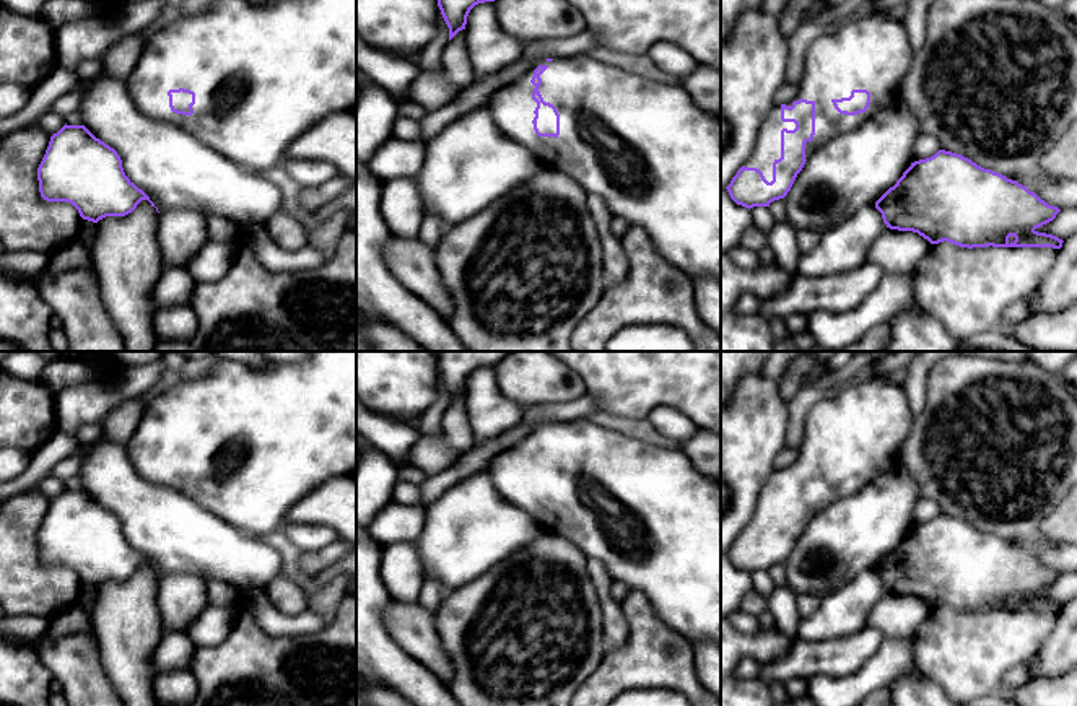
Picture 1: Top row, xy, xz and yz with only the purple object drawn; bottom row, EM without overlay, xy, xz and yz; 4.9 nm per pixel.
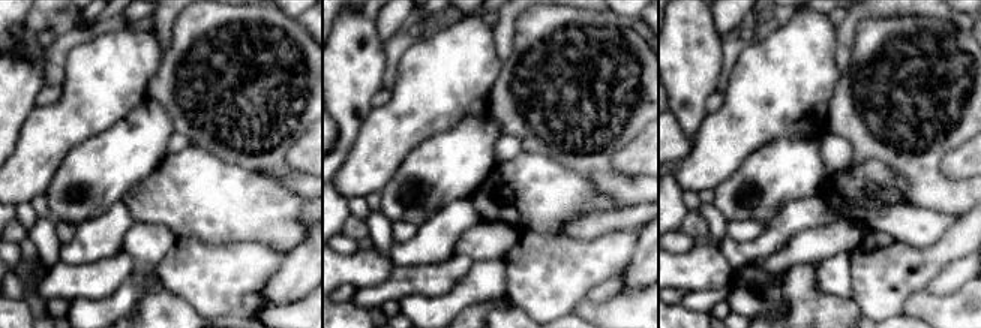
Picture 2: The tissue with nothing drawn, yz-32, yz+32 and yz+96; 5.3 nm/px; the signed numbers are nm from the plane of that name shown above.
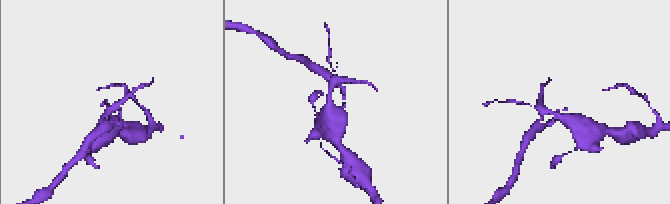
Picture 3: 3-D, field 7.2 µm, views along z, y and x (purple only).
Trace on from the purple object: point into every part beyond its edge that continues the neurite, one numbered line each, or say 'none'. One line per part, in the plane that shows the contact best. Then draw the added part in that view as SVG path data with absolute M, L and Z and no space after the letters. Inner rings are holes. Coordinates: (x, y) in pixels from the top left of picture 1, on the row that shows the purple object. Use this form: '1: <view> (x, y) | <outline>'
1: xz (645, 147) | M586 54L552 62L540 59L522 76L495 93L490 109L504 135L532 150L545 168L571 177L587 194L602 197L613 216L639 226L672 267L690 277L714 277L721 281L721 115L700 109L682 83L648 80ZM538 65L548 67L540 75L538 91L560 114L556 138L538 137L532 124L537 102L532 99L535 86L530 80Z

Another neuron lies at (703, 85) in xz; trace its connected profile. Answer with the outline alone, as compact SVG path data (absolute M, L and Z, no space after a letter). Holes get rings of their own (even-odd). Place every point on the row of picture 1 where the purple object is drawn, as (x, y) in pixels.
M700 63L700 67L682 81L682 86L700 109L721 115L719 68Z

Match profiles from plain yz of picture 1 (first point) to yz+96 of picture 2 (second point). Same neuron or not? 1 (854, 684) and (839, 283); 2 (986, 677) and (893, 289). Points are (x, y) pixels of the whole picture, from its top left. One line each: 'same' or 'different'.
1: same
2: same

